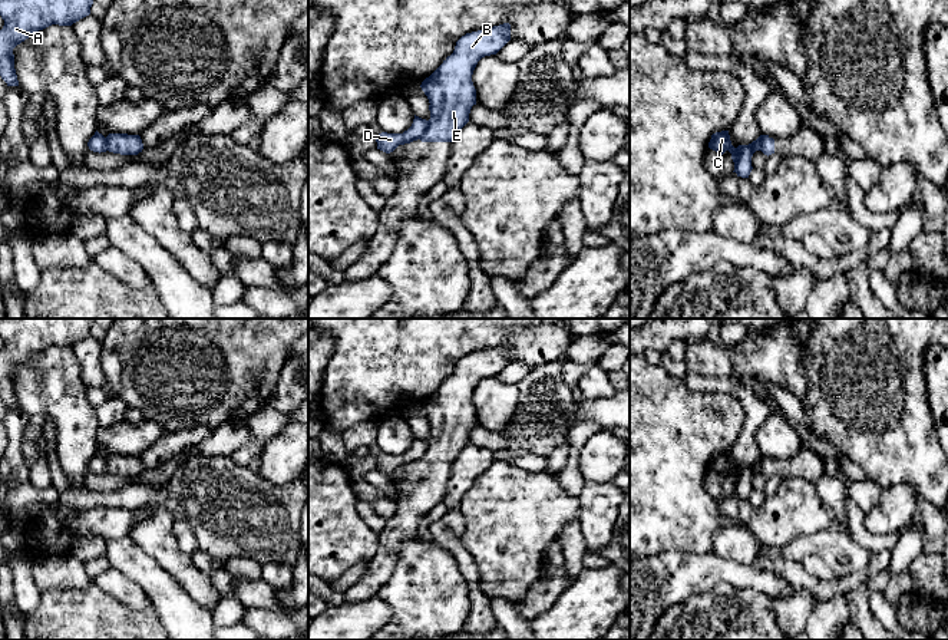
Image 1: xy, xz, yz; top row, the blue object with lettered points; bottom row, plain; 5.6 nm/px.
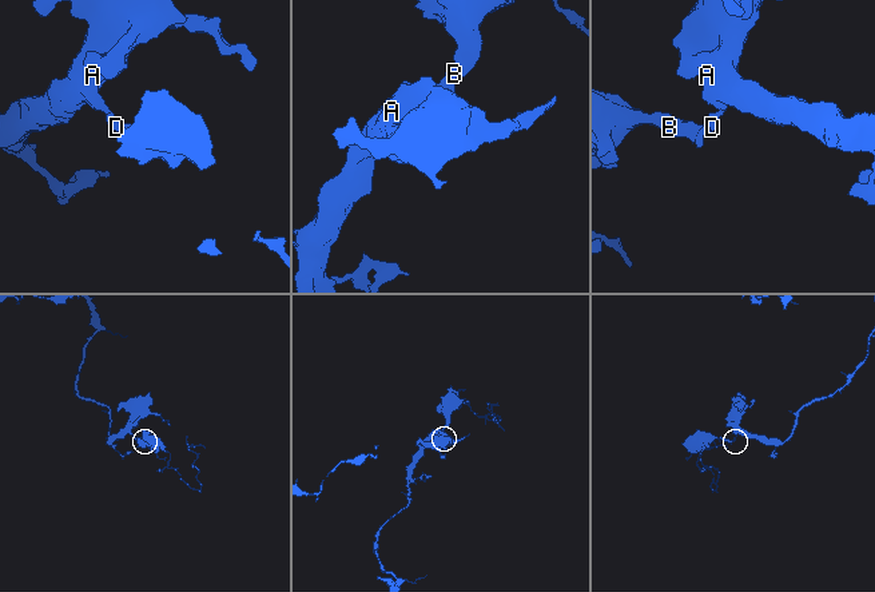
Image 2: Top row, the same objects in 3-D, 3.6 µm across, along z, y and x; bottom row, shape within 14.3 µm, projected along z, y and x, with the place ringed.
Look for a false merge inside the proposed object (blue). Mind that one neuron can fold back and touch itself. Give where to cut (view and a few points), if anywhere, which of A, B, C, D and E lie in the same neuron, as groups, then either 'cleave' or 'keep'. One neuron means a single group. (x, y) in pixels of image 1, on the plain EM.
cut in yz along (746, 467), (735, 485); A D / B C E; cleave

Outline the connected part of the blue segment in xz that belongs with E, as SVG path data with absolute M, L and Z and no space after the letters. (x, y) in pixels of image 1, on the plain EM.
M503 344L466 354L456 363L453 375L420 406L430 425L422 463L453 463L476 426L472 396L478 383L496 376L509 362L511 346Z

